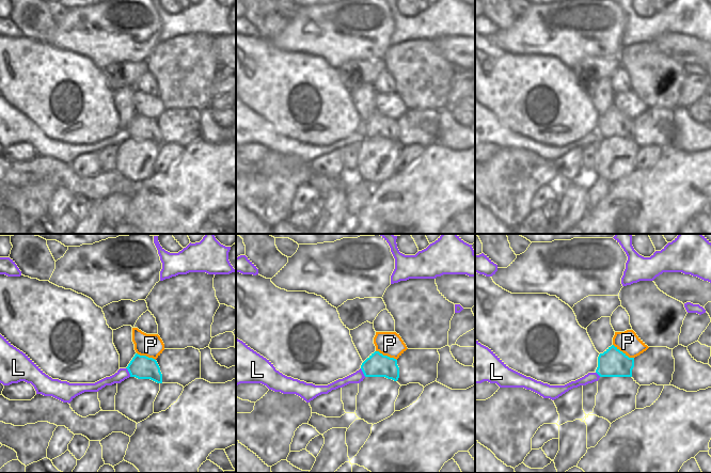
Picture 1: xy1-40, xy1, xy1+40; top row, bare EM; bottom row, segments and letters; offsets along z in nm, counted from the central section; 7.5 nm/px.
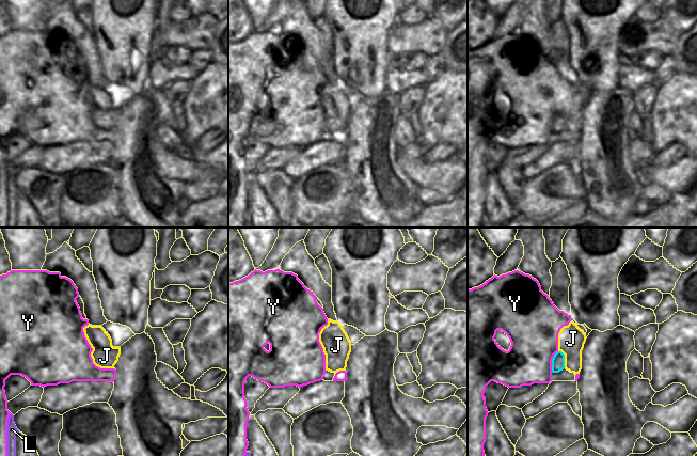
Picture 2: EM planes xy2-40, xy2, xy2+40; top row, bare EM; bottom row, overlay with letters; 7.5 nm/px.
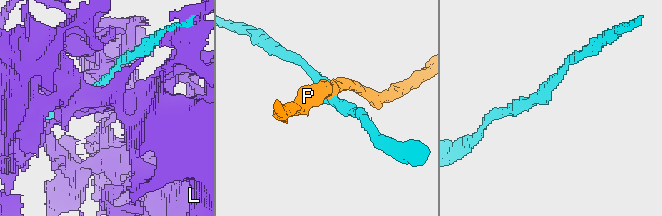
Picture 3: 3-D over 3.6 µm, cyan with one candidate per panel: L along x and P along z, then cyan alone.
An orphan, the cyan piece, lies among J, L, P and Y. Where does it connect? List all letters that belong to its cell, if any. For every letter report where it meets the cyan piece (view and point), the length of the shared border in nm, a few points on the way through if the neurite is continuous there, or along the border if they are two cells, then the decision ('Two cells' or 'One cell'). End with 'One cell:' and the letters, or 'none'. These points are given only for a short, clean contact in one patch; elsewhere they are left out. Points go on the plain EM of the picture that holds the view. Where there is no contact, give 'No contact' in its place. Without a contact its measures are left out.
J: Touches cyan at xy2+40 (564, 120). Shared border 140 nm. Path across: xy2+40 (558, 121), (564, 120), (569, 114), (571, 99). One cell
L: Touches cyan at xy1-40 (128, 131). Shared border 80 nm. Two cells
P: Touches cyan at xy1+40 (622, 113). Shared border 190 nm. Two cells
Y: Touches cyan at xy2+40 (552, 122). Shared border 180 nm. Two cells
One cell: J.

